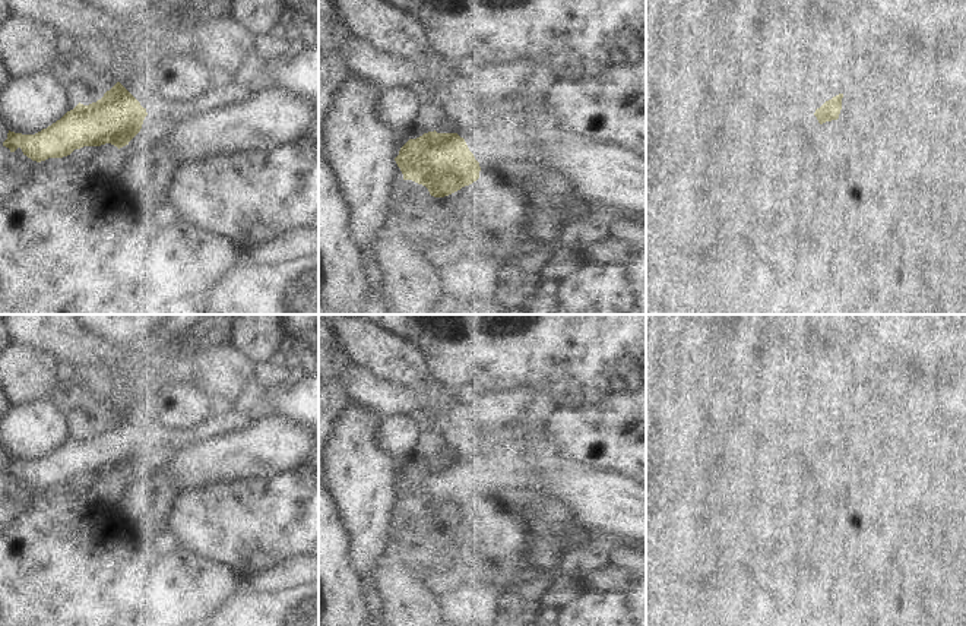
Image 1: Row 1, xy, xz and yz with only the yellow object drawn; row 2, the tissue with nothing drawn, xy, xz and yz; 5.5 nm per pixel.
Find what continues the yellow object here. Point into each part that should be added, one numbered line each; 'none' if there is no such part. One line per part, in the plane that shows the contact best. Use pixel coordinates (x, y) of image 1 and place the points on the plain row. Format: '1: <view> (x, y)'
1: xz (611, 435).

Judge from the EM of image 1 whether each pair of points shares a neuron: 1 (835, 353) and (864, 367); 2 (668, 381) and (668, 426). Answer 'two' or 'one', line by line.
1: one
2: one

